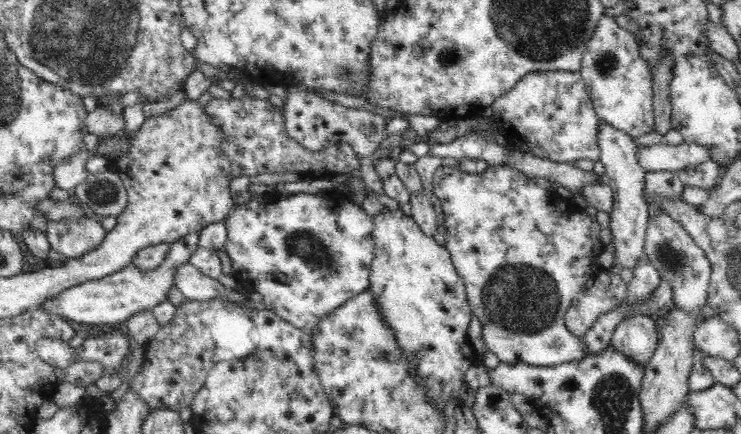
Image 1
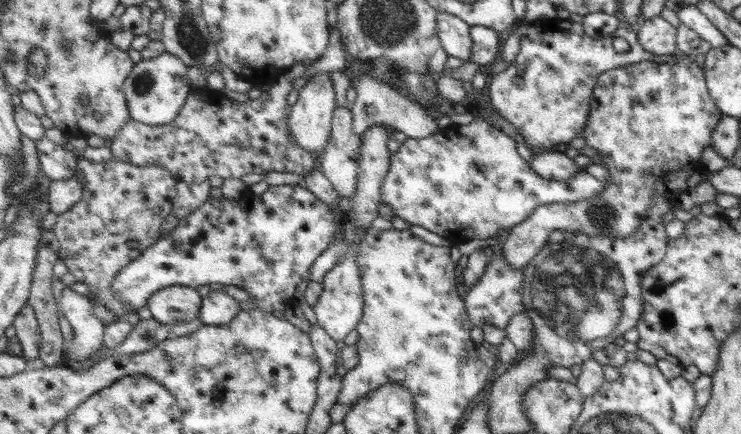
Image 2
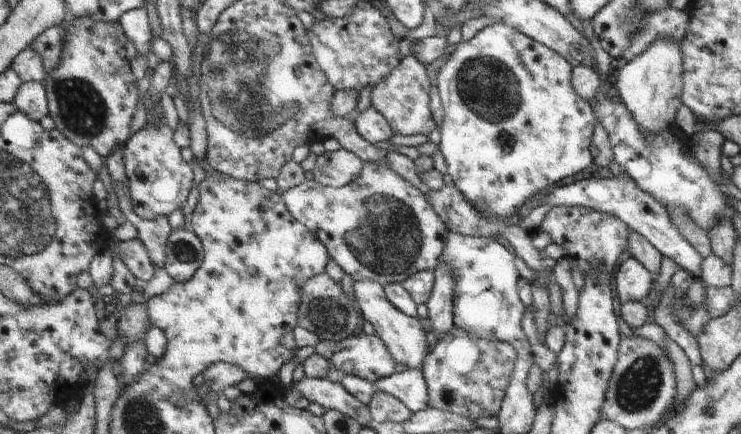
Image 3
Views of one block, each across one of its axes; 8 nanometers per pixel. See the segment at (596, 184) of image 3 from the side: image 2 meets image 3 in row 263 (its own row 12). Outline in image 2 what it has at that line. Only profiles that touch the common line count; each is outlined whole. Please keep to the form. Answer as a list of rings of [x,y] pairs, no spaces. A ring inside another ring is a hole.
[[[677,4],[677,10],[673,10],[673,12],[677,14],[681,26],[687,26],[693,32],[697,32],[703,40],[707,40],[709,48],[721,48],[721,46],[725,46],[723,34],[707,20],[705,14],[701,14],[701,10],[697,6]]]

